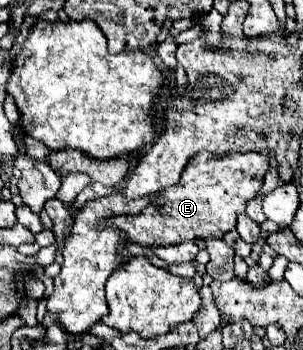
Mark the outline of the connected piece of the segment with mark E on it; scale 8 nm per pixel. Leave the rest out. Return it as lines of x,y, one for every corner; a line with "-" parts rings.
198,152
184,168
176,186
152,194
150,206
140,214
112,216
108,224
118,228
126,242
140,246
170,246
194,238
222,238
228,230
234,230
236,216
246,210
246,202
258,196
268,168
268,158
258,152
228,156

